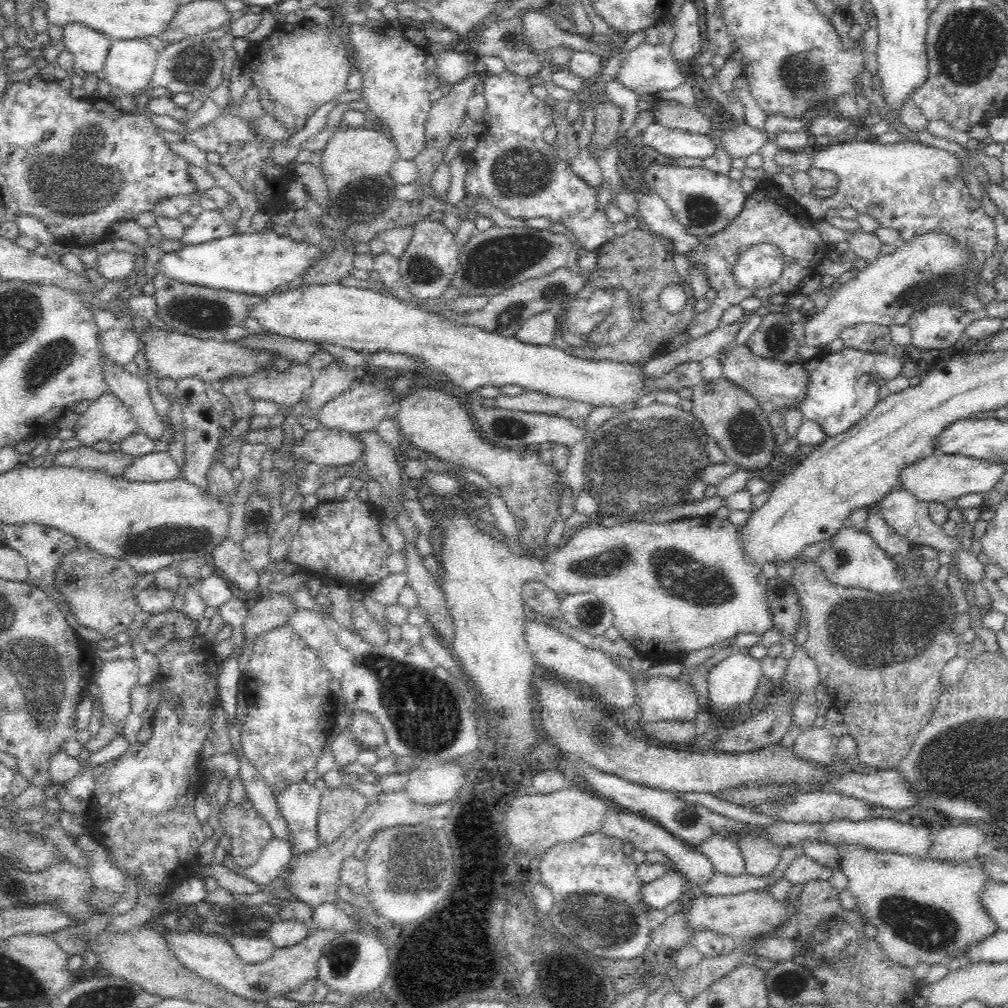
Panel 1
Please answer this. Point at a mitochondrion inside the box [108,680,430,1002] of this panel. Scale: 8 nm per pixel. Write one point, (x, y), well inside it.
(343, 956)

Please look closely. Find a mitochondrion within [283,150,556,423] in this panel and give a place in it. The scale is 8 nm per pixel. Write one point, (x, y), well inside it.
(502, 260)

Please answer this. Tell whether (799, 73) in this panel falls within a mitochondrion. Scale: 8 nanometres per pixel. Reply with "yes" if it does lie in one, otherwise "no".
yes

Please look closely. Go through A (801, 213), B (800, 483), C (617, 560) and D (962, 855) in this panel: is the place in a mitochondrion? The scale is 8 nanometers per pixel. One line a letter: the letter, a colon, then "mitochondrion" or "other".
A: other
B: other
C: mitochondrion
D: other

